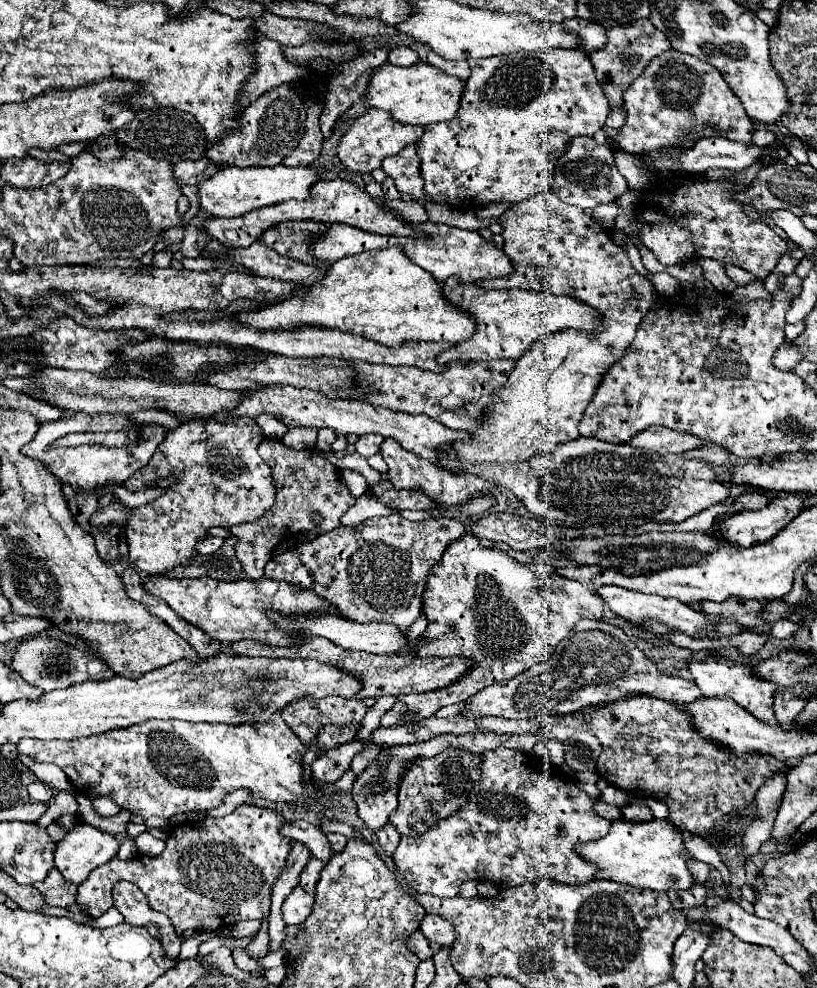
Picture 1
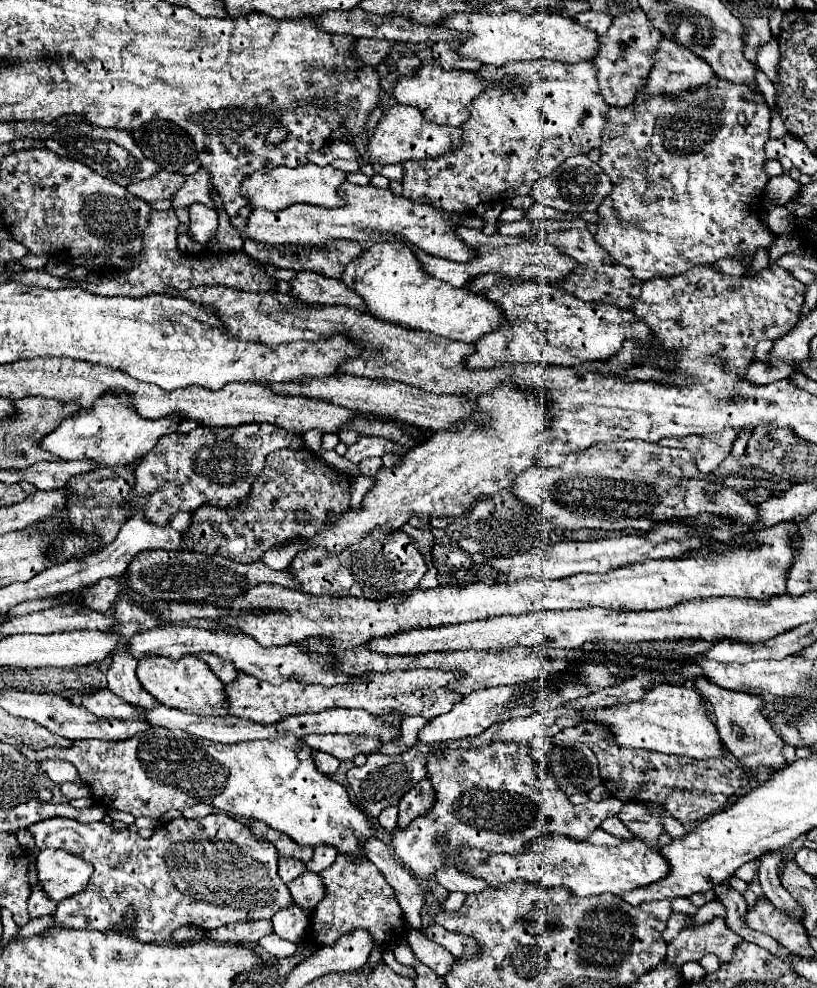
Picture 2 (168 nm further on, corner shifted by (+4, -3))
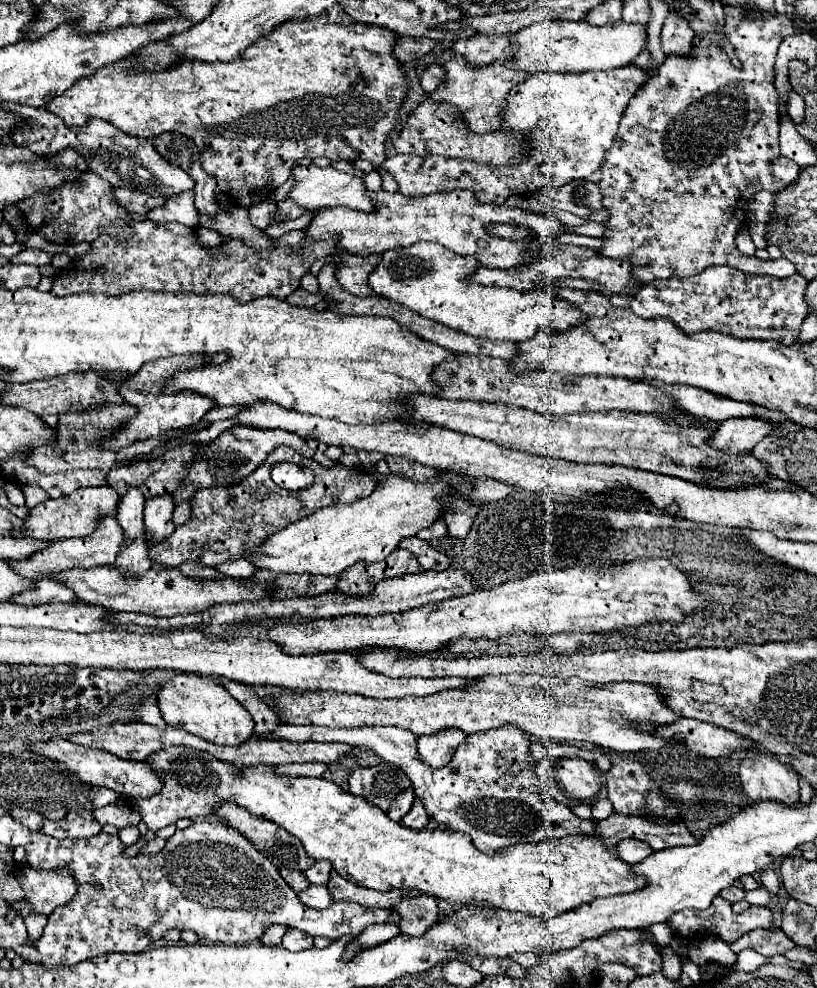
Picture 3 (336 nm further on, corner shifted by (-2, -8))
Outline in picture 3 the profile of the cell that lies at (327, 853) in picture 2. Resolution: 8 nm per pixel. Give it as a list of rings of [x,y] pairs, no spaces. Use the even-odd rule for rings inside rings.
[[[318,860],[312,868],[306,870],[306,878],[312,884],[326,884],[328,876],[330,876],[330,870],[332,870],[332,864],[328,864],[326,860]]]

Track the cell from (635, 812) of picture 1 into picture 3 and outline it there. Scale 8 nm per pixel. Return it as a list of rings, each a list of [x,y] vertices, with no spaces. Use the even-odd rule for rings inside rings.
[[[612,812],[606,820],[598,822],[596,836],[602,836],[609,848],[613,848],[618,840],[636,838],[652,846],[652,850],[664,850],[672,846],[690,846],[698,840],[688,832],[682,822],[676,824],[660,824],[652,818],[642,816],[626,816]]]

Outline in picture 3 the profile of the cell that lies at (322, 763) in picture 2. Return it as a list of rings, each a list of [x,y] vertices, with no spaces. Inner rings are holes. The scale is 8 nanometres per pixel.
[[[324,762],[278,766],[278,772],[284,774],[284,776],[322,776],[326,770],[328,770],[328,764],[324,764]]]

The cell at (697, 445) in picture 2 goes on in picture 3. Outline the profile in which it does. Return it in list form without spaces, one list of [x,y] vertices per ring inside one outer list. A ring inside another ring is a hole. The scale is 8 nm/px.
[[[732,418],[720,424],[708,444],[728,454],[744,454],[768,434],[768,426],[770,422],[760,418]]]

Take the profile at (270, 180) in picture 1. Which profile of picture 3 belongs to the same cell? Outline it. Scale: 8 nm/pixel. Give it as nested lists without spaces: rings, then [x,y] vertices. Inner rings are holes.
[[[316,164],[310,166],[296,166],[292,168],[292,190],[288,192],[288,200],[294,200],[298,206],[304,206],[306,210],[316,210],[322,206],[346,206],[352,210],[368,212],[372,210],[372,202],[366,198],[366,186],[364,180],[358,176],[344,174],[332,166],[320,168]]]

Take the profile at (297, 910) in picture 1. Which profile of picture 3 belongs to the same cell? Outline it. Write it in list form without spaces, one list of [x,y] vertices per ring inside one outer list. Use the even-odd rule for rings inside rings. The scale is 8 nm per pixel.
[[[288,928],[284,938],[282,938],[282,946],[290,952],[300,952],[300,950],[308,950],[314,946],[314,938],[310,934],[304,934],[302,930],[294,930]]]

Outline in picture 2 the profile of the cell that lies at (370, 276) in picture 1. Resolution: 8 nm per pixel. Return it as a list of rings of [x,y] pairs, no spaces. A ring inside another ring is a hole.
[[[396,241],[372,245],[372,249],[348,263],[342,281],[366,301],[370,315],[402,327],[430,331],[452,341],[474,343],[506,323],[502,309],[494,301],[490,303],[468,289],[456,289],[426,273],[418,257],[404,243],[400,243],[400,247]]]

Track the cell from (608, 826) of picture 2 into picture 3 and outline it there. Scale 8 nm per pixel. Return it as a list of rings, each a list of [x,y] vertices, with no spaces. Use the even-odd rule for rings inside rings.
[[[626,838],[626,840],[618,842],[618,844],[616,844],[616,850],[618,850],[620,858],[622,858],[624,862],[628,862],[628,864],[638,864],[638,862],[642,862],[648,854],[652,854],[652,848],[650,848],[648,844],[644,844],[644,842],[636,840],[636,838]]]

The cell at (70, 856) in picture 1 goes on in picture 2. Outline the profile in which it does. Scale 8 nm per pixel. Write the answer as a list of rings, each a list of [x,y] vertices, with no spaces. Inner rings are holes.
[[[44,849],[36,857],[36,871],[46,897],[62,901],[86,889],[92,865],[62,849]]]

